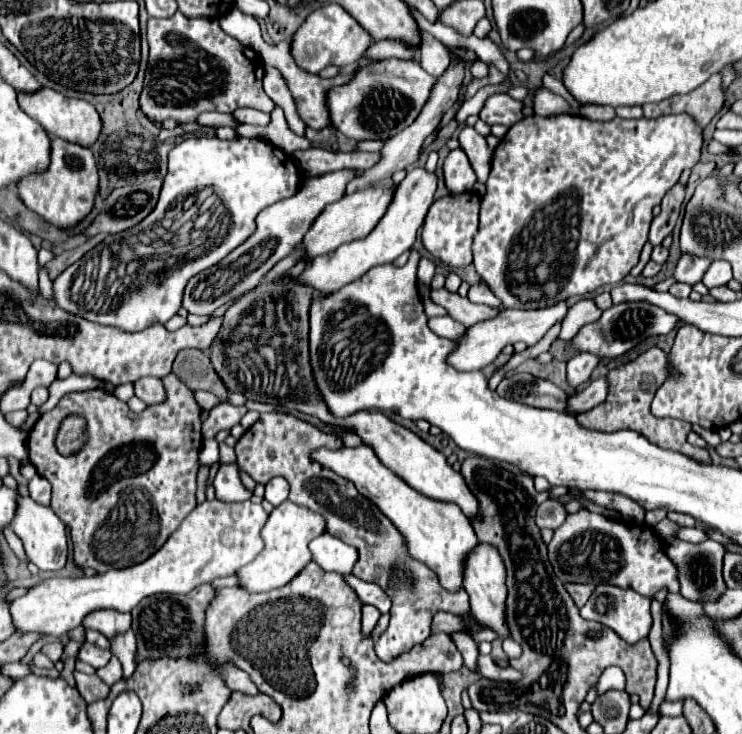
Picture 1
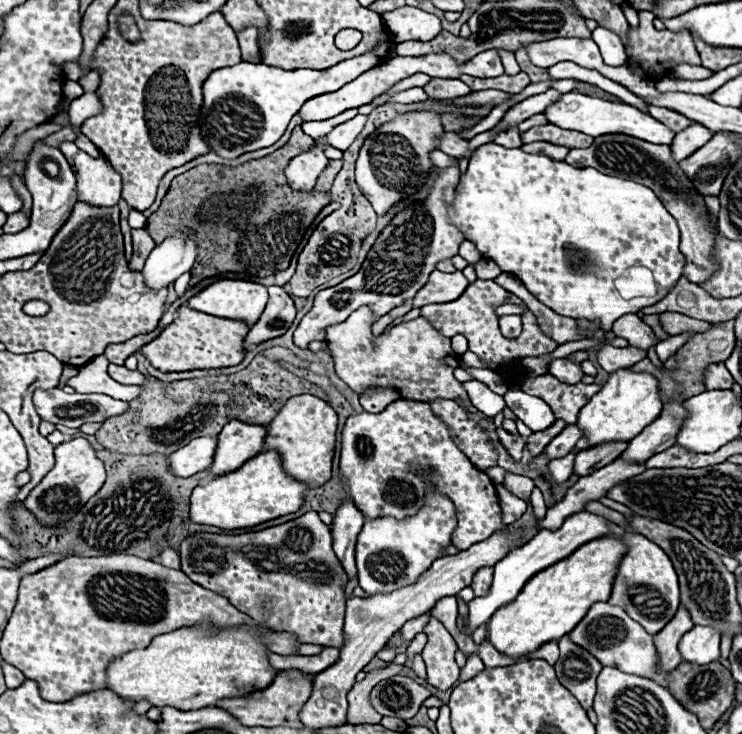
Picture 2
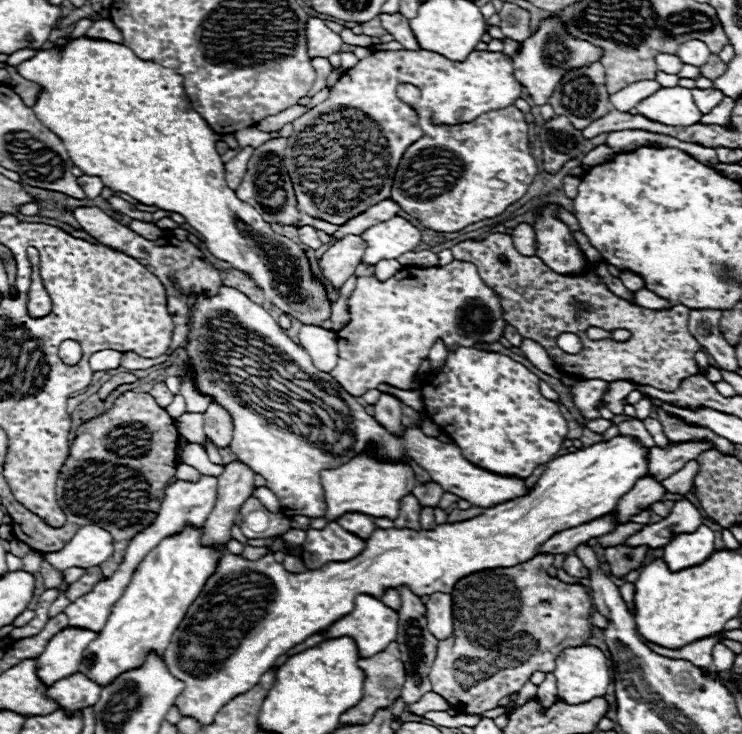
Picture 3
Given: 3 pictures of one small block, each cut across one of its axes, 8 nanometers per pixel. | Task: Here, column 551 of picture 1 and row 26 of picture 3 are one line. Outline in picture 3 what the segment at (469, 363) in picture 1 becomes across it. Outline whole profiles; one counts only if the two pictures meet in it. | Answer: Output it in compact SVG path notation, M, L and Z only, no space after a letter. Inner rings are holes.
M312 16L306 22L306 38L308 38L308 56L310 58L316 58L316 56L328 58L330 54L338 52L342 46L340 34L330 30L324 24L324 20L320 20L316 16Z

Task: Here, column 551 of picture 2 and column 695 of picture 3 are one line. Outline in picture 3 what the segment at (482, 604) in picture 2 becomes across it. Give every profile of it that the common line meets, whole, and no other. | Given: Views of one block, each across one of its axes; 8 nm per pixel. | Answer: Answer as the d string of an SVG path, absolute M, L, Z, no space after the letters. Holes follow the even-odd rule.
M702 524L692 534L674 536L664 548L662 560L672 572L676 572L676 570L702 564L712 554L714 554L714 532Z

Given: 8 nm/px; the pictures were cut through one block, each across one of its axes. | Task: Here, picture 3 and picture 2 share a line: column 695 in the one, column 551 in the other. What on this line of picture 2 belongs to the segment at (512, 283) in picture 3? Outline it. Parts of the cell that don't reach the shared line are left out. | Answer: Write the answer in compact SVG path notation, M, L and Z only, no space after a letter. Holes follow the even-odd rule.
M476 280L466 288L466 292L460 298L456 298L452 302L422 306L420 308L420 316L426 318L428 322L452 322L454 324L454 332L460 332L460 334L464 334L468 338L470 350L484 364L492 364L494 362L496 366L500 366L504 370L502 372L504 380L510 384L516 378L524 378L524 368L520 364L520 358L528 358L528 356L530 358L538 358L538 356L552 354L558 348L558 344L552 338L548 338L546 334L542 334L542 330L540 330L540 326L536 322L536 316L532 312L524 312L524 328L522 328L522 334L518 338L502 336L502 332L498 328L498 318L494 314L494 308L506 302L506 293L512 296L510 302L514 302L514 304L522 302L512 293L498 286L494 280ZM568 358L550 360L548 374L554 374L562 382L580 382L582 376L584 376L582 366L576 364L576 362L572 362L572 360L568 360Z

